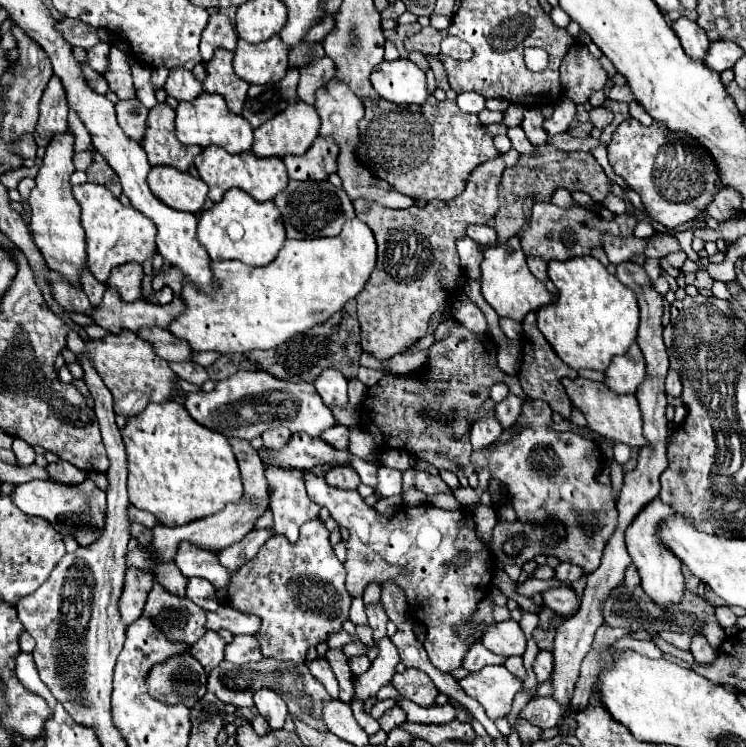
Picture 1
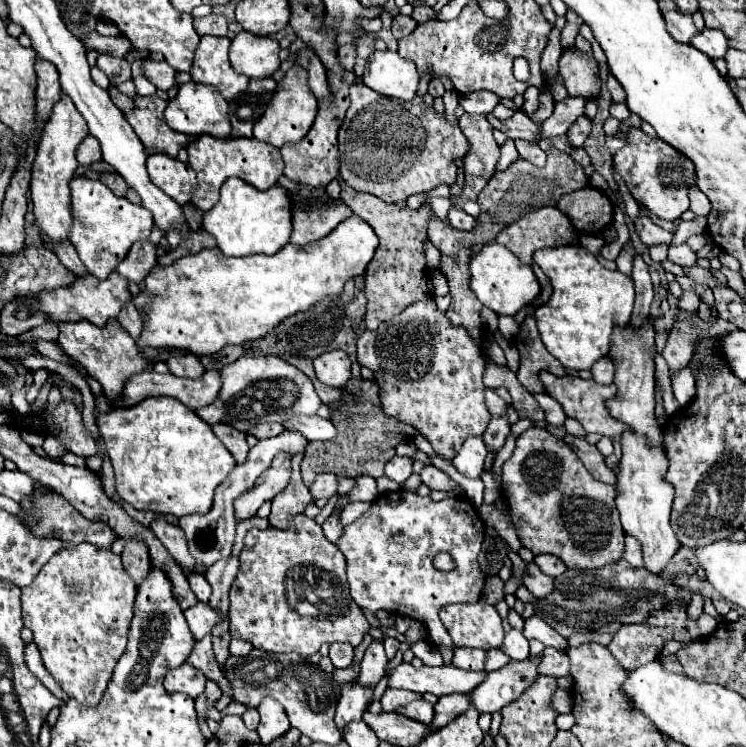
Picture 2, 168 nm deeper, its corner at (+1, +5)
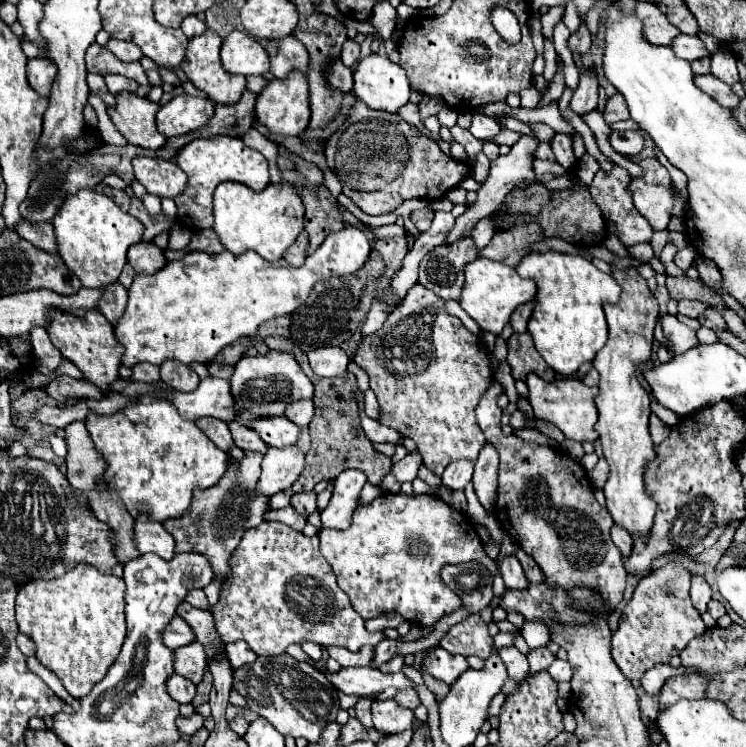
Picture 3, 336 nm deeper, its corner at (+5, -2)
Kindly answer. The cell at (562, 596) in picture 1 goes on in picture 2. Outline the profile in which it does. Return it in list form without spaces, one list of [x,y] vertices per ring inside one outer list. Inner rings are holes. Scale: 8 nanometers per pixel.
[[[528,562],[528,568],[522,576],[522,584],[536,596],[536,598],[544,598],[546,594],[552,592],[552,578],[542,574],[540,568],[534,562]]]

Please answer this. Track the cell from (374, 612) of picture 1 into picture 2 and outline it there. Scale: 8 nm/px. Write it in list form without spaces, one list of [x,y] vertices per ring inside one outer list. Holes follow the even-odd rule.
[[[370,642],[370,646],[366,648],[366,654],[360,662],[360,686],[372,686],[376,688],[376,684],[382,680],[384,672],[386,672],[386,664],[388,658],[384,654],[384,646],[382,642]]]

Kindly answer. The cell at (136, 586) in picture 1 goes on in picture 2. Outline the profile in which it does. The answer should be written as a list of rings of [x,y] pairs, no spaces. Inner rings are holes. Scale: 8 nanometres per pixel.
[[[124,538],[124,550],[120,556],[122,556],[124,570],[134,578],[134,582],[142,582],[148,576],[150,554],[144,542],[136,542],[136,538],[134,540]]]

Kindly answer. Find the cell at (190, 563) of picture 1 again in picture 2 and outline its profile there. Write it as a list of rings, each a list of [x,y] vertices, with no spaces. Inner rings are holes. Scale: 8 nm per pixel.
[[[158,516],[156,520],[152,520],[152,524],[148,526],[152,530],[152,534],[162,542],[162,546],[168,550],[168,554],[184,568],[184,570],[192,570],[194,568],[194,558],[188,552],[188,544],[184,540],[184,532],[178,526],[172,526],[164,520],[164,516]]]

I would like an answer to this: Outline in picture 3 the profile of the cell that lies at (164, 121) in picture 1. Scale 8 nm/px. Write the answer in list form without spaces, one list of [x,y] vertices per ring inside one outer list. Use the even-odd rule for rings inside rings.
[[[130,91],[116,95],[116,107],[108,109],[108,115],[122,137],[136,147],[158,151],[166,145],[168,137],[164,137],[156,129],[156,113],[160,109],[158,103],[152,103],[146,97],[138,97]]]

